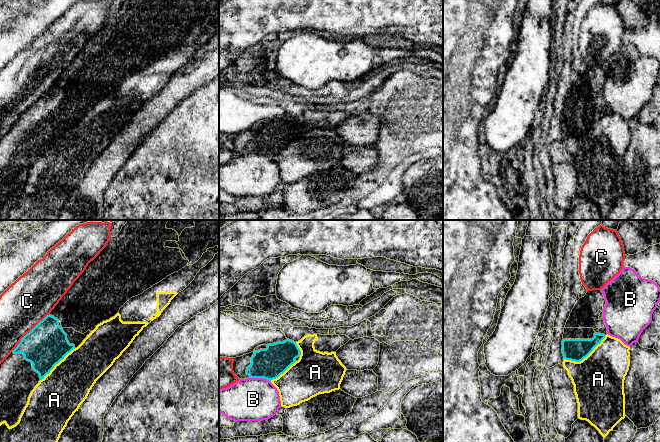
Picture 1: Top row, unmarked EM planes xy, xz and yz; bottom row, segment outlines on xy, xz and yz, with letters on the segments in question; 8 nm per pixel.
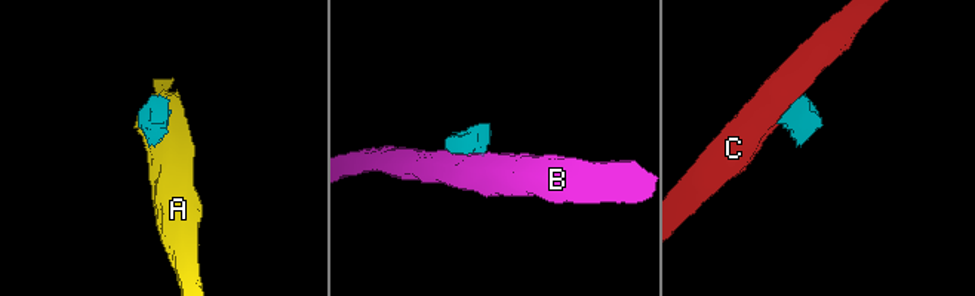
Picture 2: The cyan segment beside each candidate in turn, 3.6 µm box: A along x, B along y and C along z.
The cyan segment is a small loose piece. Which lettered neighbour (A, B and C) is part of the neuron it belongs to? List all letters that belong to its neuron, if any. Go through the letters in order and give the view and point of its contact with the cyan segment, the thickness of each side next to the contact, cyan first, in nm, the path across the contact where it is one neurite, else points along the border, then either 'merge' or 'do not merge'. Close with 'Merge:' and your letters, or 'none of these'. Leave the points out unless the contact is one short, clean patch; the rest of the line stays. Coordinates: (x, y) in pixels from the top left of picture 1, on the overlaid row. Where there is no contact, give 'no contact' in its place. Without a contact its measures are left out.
A: yz (585, 357) | 180/400 nm | do not merge
B: xz (260, 377) | 240/360 nm | along xz (250, 377), (263, 377), (270, 381) | do not merge
C: xy (30, 331) | 340/380 nm | along xy (49, 313), (11, 351) | do not merge
Merge: none of these

